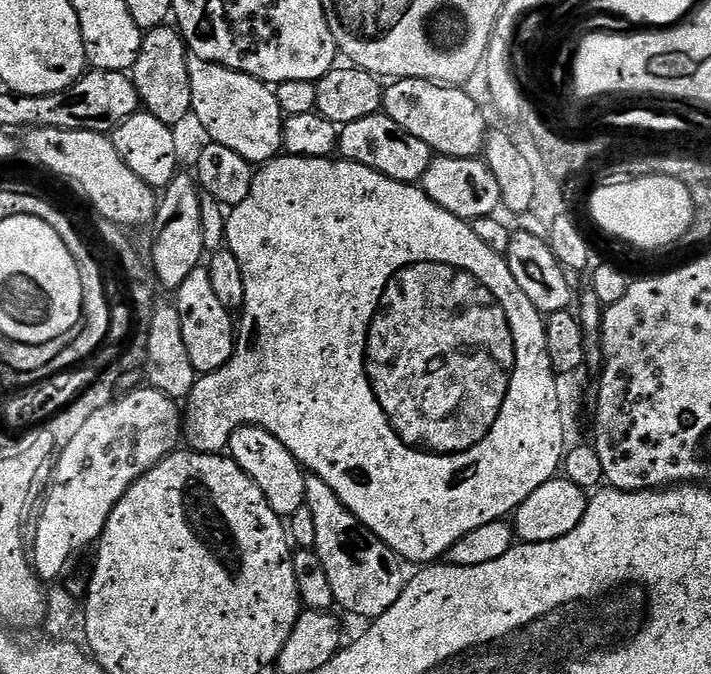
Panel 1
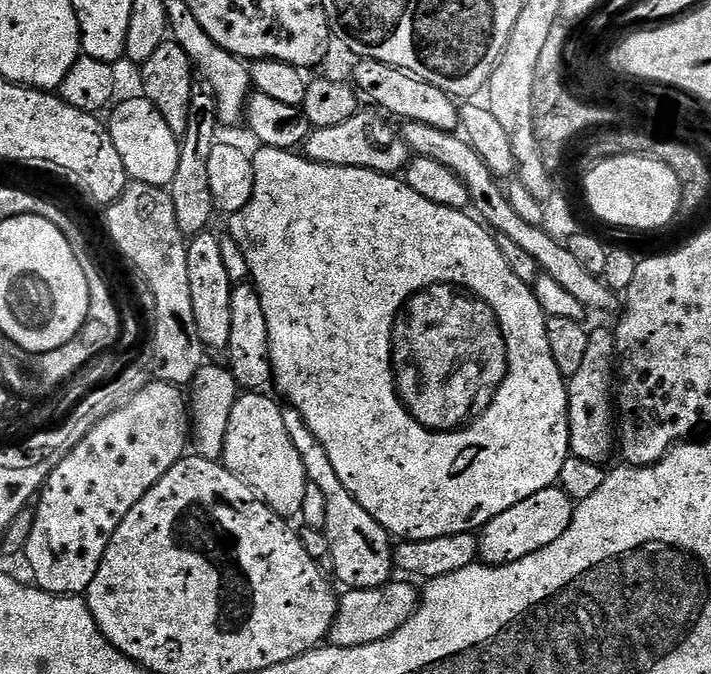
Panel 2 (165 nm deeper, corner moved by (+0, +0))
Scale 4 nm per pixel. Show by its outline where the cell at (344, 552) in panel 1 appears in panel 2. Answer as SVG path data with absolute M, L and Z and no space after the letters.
M284 408L284 421L286 434L290 434L290 442L294 442L294 450L298 450L298 458L302 458L302 466L308 475L308 483L318 486L326 498L326 516L322 527L328 536L330 554L333 555L333 573L335 579L345 585L345 589L354 588L380 588L393 579L394 573L394 540L388 531L381 526L374 517L363 508L342 486L342 478L338 478L330 457L322 447L322 442L314 438L310 426L295 408Z

